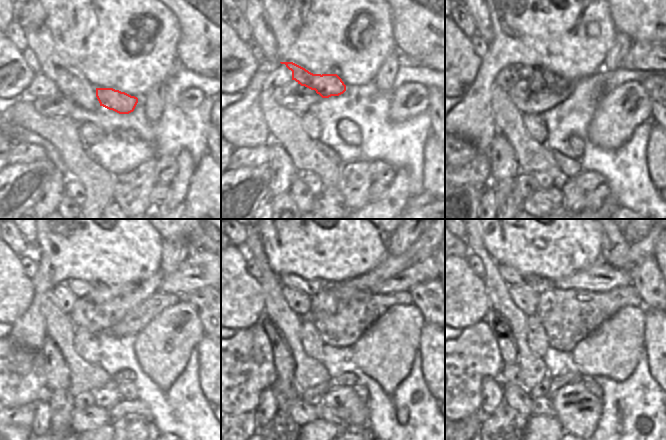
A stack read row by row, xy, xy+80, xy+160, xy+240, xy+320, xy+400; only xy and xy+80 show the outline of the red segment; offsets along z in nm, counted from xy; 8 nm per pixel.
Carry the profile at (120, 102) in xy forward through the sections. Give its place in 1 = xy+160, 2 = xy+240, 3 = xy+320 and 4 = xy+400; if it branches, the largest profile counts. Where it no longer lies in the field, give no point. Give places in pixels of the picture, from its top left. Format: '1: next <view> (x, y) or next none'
1: next xy+160 (538, 79)
2: next xy+240 (97, 293)
3: next xy+320 (310, 287)
4: next xy+400 (512, 277)

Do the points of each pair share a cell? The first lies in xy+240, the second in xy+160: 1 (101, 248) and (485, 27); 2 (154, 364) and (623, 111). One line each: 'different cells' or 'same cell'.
1: different cells
2: same cell

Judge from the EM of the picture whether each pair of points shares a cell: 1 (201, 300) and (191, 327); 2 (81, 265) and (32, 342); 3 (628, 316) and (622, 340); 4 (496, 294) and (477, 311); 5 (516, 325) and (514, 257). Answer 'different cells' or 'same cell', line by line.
1: different cells
2: same cell
3: same cell
4: different cells
5: different cells

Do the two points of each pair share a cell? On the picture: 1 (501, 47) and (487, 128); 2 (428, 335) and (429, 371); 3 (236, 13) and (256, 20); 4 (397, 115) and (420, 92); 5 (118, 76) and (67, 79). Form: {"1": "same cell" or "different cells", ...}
{"1": "same cell", "2": "same cell", "3": "different cells", "4": "same cell", "5": "different cells"}

